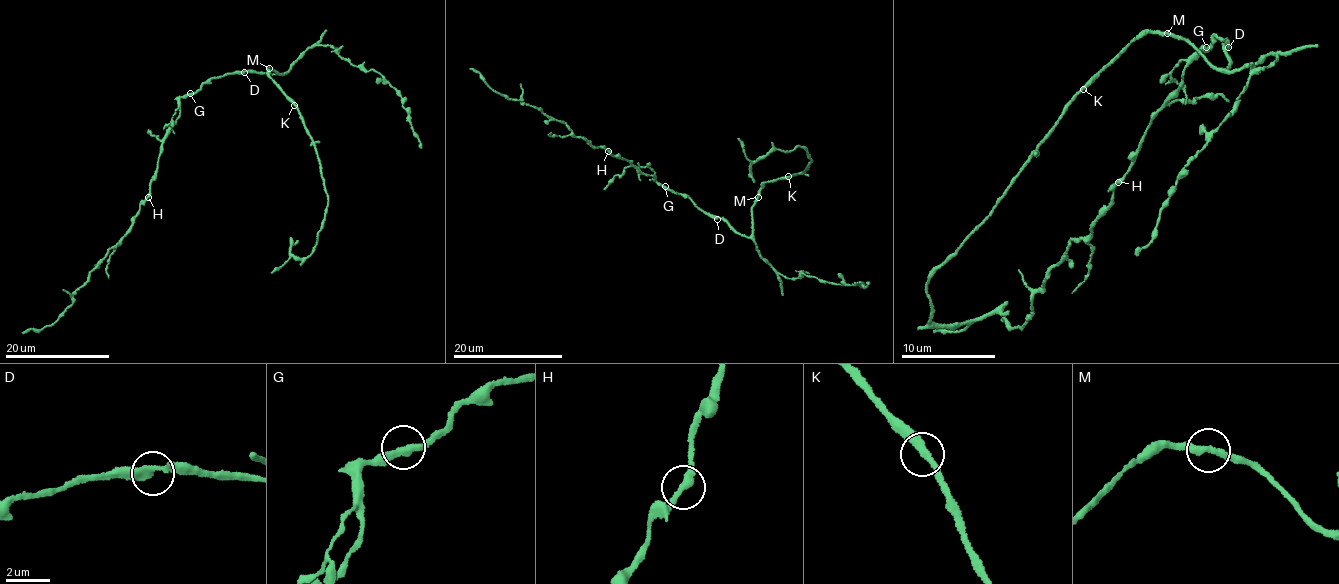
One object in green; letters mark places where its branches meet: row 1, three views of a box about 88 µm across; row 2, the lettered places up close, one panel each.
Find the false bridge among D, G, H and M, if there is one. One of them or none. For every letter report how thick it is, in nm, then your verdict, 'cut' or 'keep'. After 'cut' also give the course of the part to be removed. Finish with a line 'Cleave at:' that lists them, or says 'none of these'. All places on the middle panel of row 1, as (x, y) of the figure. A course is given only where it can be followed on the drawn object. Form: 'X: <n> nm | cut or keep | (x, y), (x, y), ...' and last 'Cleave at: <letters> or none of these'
D: 320 nm | keep
G: 320 nm | keep
H: 280 nm | keep
M: 320 nm | keep
Cleave at: none of these

